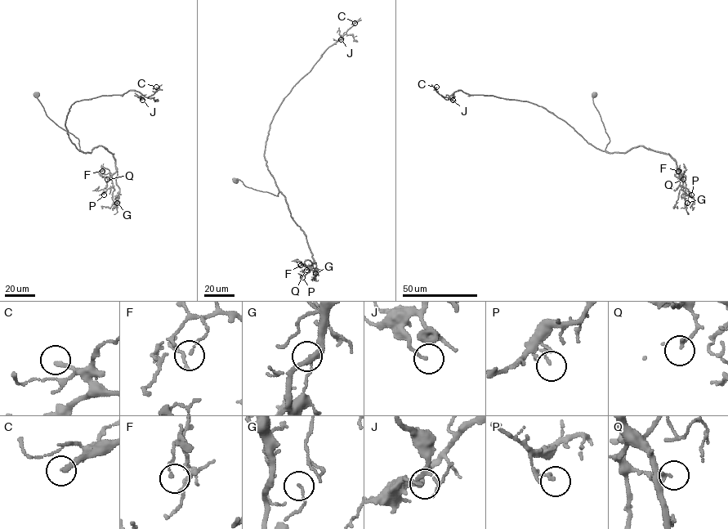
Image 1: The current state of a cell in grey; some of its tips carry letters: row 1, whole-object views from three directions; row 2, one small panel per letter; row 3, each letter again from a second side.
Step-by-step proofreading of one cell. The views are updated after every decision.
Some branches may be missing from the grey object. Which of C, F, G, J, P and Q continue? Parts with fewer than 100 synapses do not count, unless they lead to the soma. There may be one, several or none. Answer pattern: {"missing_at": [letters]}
{"missing_at": []}

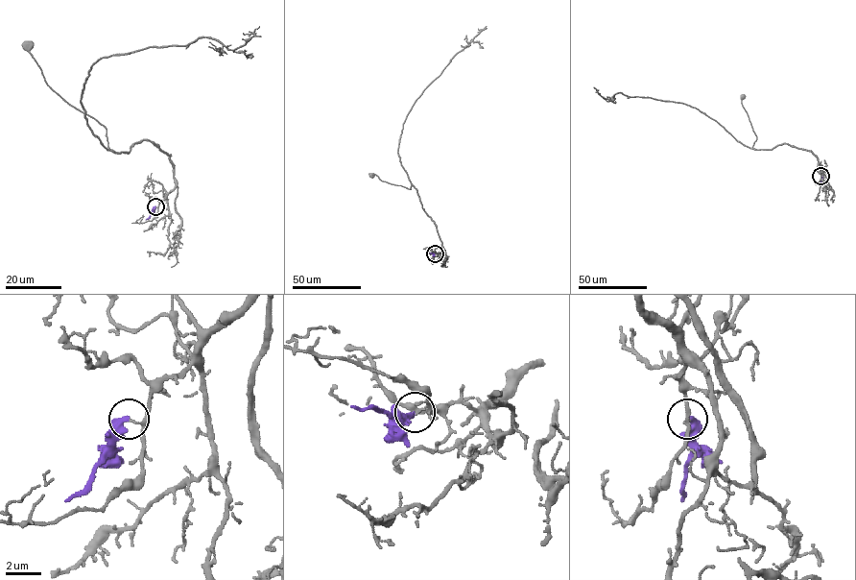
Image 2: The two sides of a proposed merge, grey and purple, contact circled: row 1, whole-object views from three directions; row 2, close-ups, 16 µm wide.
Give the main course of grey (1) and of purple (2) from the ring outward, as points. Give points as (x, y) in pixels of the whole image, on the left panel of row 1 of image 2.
1: (155, 206), (175, 186), (170, 157), (146, 140), (128, 152), (114, 153), (105, 127), (47, 84), (29, 46)
2: (155, 206), (145, 219)

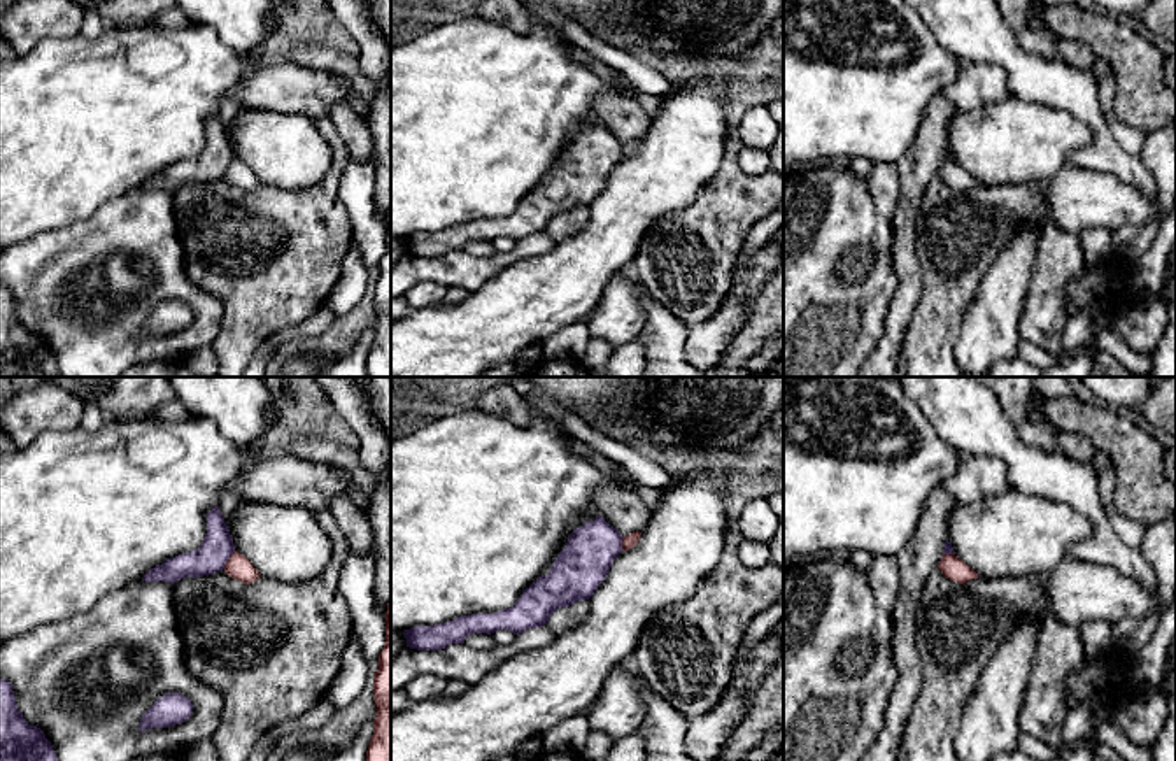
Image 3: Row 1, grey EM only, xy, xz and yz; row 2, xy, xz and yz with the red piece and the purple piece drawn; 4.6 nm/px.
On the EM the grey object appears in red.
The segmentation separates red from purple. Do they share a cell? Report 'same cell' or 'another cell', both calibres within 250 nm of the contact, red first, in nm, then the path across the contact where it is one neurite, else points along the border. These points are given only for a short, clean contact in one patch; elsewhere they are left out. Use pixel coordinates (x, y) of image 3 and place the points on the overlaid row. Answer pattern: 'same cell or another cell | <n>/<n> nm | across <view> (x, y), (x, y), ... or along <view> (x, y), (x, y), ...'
another cell | 110/150 nm | along xy (235, 551), (223, 568)

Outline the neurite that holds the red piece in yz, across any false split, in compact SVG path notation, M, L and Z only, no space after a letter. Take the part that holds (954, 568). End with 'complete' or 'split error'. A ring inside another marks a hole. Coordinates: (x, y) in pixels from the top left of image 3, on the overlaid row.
M943 554L938 568L946 579L959 584L978 579L978 573L971 566L967 566L962 559L959 559L955 554Z; complete

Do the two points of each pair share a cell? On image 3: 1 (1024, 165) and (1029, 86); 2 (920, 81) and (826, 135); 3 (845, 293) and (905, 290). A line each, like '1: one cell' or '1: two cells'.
1: two cells
2: one cell
3: two cells

